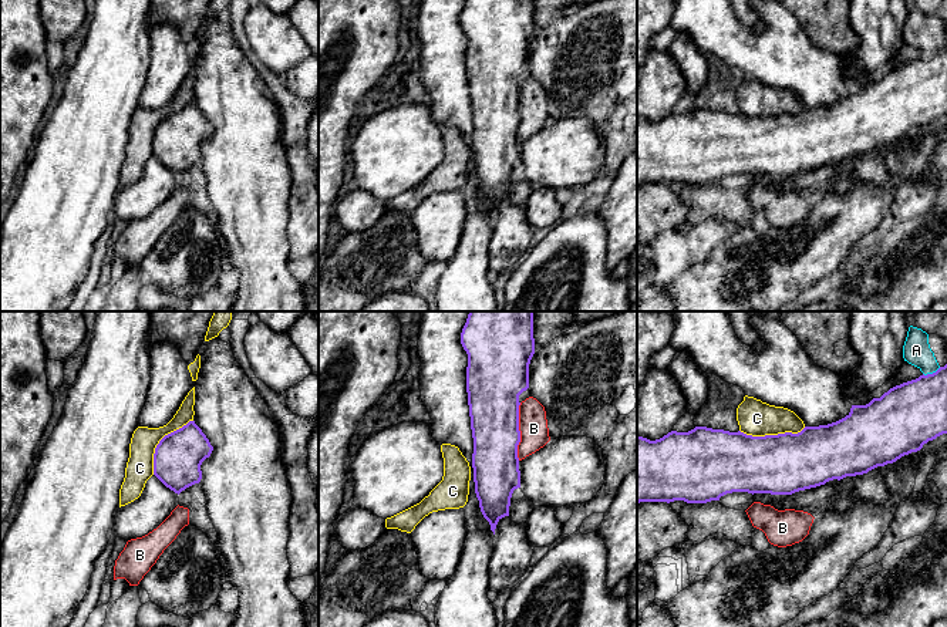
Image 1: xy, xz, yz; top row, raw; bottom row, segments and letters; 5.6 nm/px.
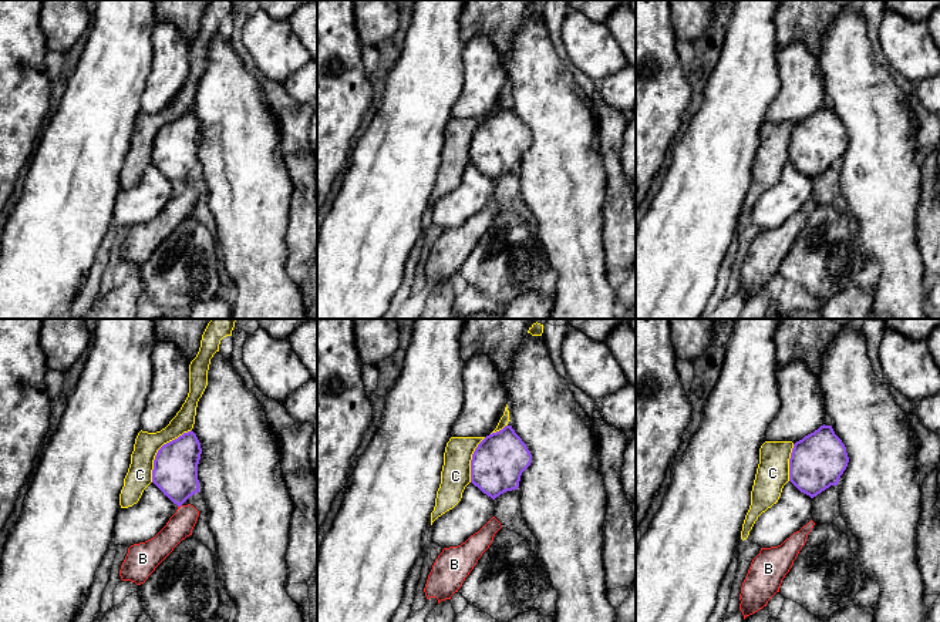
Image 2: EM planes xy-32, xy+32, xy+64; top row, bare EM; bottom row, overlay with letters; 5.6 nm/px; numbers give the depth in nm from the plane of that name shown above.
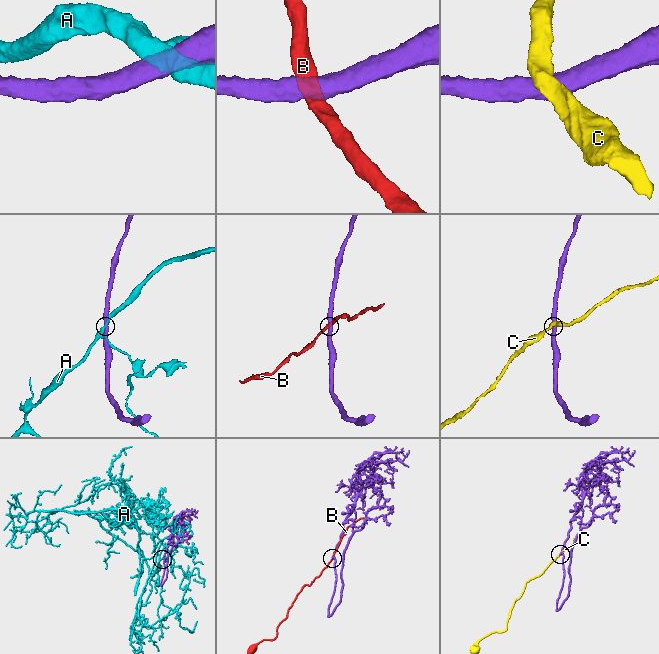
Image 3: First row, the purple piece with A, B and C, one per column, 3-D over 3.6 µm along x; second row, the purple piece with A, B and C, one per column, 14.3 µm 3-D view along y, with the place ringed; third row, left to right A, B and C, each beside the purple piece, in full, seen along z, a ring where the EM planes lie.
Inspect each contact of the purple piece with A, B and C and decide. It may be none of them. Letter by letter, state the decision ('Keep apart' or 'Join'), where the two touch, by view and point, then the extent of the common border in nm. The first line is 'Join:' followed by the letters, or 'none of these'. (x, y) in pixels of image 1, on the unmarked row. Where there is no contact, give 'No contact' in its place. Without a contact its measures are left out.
Join: none of these
A: Keep apart. Touches purple at yz (933, 54). Shared border 110 nm
B: Keep apart. Touches purple at xz (519, 113). Shared border 320 nm
C: Keep apart. Touches purple at xy (159, 122). Shared border 380 nm

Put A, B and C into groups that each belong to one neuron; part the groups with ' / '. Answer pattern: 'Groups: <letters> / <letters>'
Groups: A / B / C

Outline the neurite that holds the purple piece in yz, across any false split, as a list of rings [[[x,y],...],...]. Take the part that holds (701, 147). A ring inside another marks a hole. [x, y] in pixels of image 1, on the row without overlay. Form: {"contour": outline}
{"contour": [[[947,45],[933,55],[923,55],[890,70],[866,87],[852,87],[850,94],[836,104],[805,108],[798,115],[752,118],[741,112],[695,108],[688,114],[671,112],[656,122],[637,118],[637,185],[674,182],[707,185],[732,173],[792,176],[893,145],[904,136],[920,132],[924,125],[943,115],[947,115]]]}

